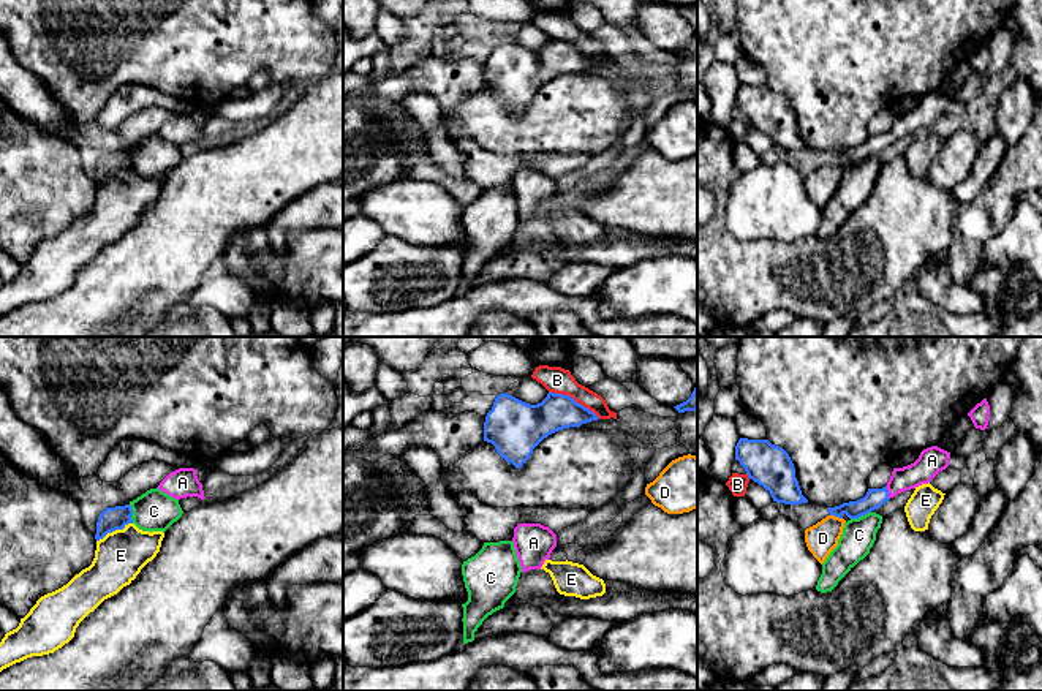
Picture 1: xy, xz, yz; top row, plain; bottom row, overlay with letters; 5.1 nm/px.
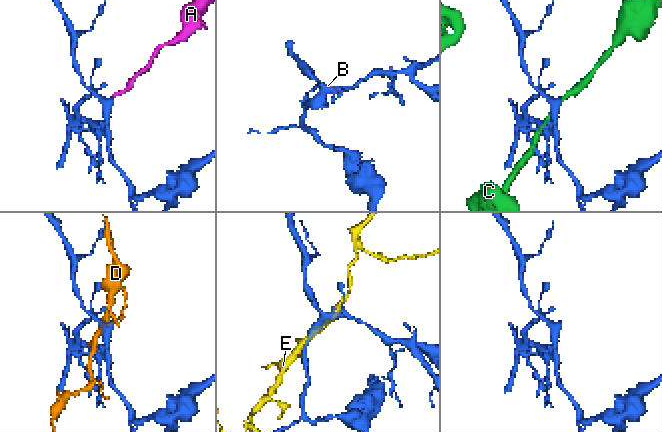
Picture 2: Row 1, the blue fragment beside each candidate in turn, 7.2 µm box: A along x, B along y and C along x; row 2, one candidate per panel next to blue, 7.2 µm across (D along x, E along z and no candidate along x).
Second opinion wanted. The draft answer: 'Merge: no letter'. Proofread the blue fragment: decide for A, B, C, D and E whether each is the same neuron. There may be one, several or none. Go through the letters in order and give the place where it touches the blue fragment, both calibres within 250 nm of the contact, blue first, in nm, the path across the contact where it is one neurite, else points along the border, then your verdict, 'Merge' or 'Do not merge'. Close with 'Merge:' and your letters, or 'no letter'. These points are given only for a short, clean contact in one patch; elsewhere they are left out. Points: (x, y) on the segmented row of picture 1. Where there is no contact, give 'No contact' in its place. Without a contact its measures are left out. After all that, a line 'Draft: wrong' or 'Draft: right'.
A: Touches blue at yz (887, 492). Thickness 100 nm (blue) against 120 nm. Path across: yz (875, 498), (887, 492), (927, 465). Merge
B: Touches blue at xz (573, 399). Thickness 190 nm (blue) against 140 nm. Boundary: xz (549, 391), (571, 396), (600, 418). Do not merge
C: Touches blue at yz (860, 516). Thickness 100 nm (blue) against 170 nm. Boundary: yz (870, 511), (851, 519). Do not merge
D: Touches blue at yz (837, 516). Thickness 100 nm (blue) against 160 nm. Do not merge
E: Touches blue at xy (114, 530). Thickness 120 nm (blue) against 260 nm. Do not merge
Merge: A
Draft: wrong

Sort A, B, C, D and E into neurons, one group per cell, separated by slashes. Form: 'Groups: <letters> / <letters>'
Groups: A / B / C / D / E

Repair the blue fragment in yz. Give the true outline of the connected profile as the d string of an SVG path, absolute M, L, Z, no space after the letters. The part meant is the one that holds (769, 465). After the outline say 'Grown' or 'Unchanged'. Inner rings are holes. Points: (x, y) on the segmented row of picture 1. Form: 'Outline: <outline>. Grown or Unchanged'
Outline: M740 438L735 446L735 460L749 479L770 492L773 501L791 506L808 503L795 478L794 463L783 447L768 440Z. Unchanged

